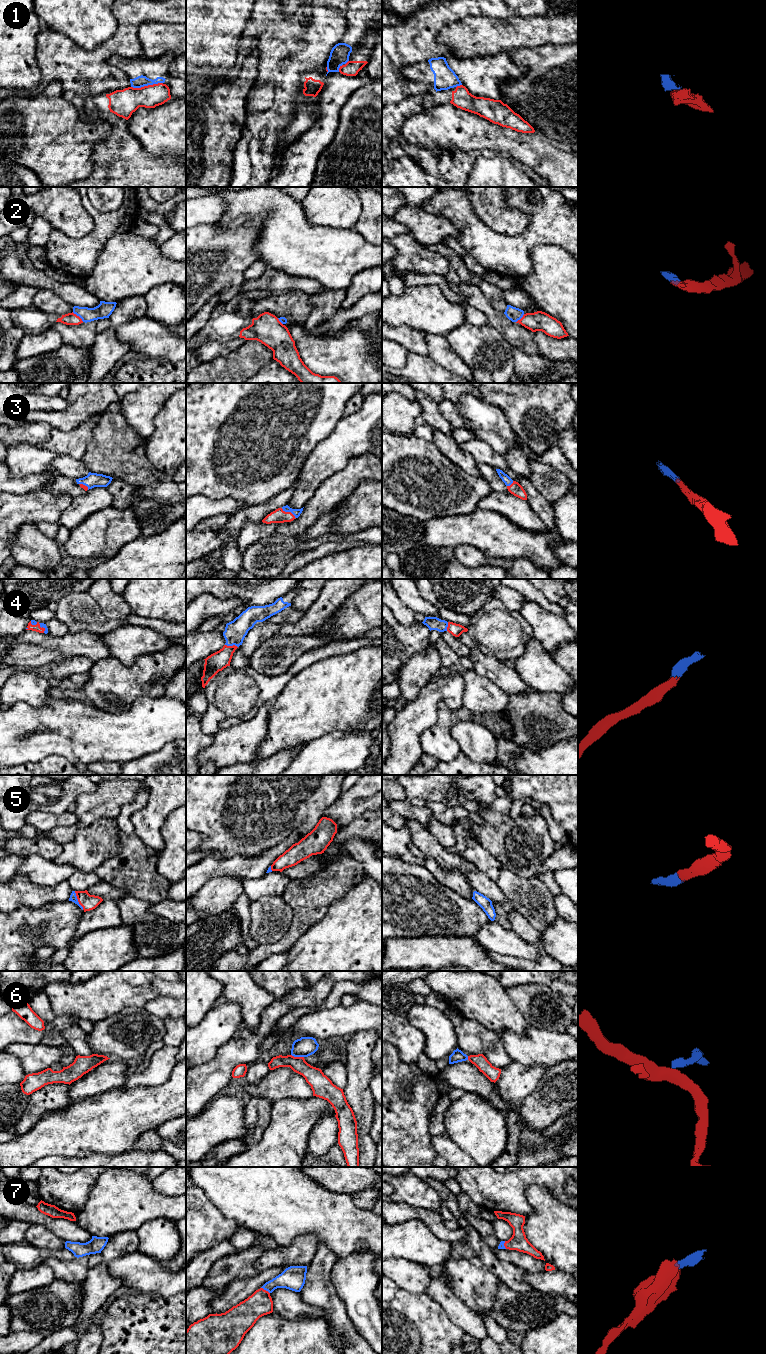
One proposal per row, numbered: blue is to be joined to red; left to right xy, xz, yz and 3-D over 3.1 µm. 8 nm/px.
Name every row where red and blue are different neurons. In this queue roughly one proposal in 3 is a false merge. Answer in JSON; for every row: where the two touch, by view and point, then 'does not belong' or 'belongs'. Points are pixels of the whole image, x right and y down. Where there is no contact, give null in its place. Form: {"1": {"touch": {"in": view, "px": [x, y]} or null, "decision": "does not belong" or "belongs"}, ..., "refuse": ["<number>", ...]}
{"1": {"touch": {"in": "xy", "px": [146, 86]}, "decision": "does not belong"}, "2": {"touch": {"in": "xy", "px": [78, 316]}, "decision": "does not belong"}, "3": {"touch": {"in": "xz", "px": [289, 512]}, "decision": "belongs"}, "4": {"touch": {"in": "xz", "px": [231, 646]}, "decision": "belongs"}, "5": {"touch": {"in": "xy", "px": [78, 900]}, "decision": "belongs"}, "6": {"touch": {"in": "xz", "px": [297, 1057]}, "decision": "does not belong"}, "7": {"touch": {"in": "xz", "px": [265, 1290]}, "decision": "belongs"}, "refuse": ["1", "2", "6"]}

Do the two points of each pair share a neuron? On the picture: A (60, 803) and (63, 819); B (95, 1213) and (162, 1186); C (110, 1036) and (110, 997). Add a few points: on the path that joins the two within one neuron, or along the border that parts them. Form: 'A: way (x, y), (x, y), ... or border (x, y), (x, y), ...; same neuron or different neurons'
A: border (39, 810), (55, 813), (66, 812); different neurons
B: border (151, 1180), (152, 1187), (159, 1193), (175, 1196); different neurons
C: border (131, 1006), (124, 1007), (95, 1023); different neurons

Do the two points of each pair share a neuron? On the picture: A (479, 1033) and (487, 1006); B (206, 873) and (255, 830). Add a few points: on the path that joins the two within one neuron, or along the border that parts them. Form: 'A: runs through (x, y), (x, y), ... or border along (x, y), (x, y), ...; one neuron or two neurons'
A: border along (464, 1016), (480, 1022), (499, 1035); two neurons
B: border along (247, 855), (206, 856), (201, 861); two neurons

